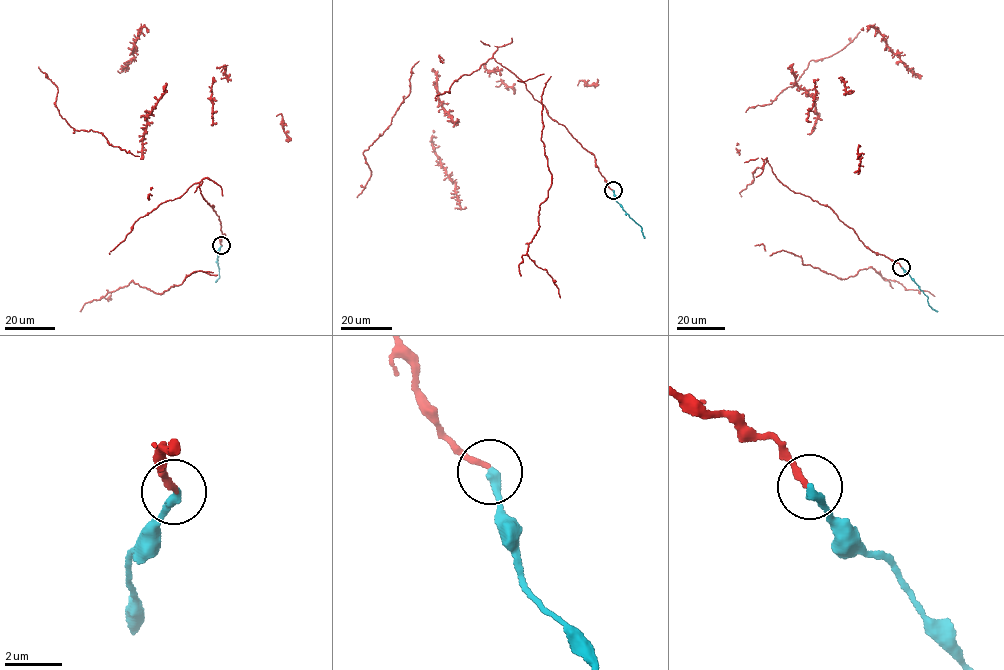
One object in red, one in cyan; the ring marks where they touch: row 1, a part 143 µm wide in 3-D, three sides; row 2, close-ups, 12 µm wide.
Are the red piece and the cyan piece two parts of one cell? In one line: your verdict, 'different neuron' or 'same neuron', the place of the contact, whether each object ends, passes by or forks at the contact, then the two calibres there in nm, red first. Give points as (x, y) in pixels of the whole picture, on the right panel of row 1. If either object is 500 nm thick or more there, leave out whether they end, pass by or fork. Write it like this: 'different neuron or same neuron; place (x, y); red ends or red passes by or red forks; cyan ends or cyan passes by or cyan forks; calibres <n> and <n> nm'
same neuron; place (901, 267); red ends; cyan ends; calibres 200 and 320 nm

